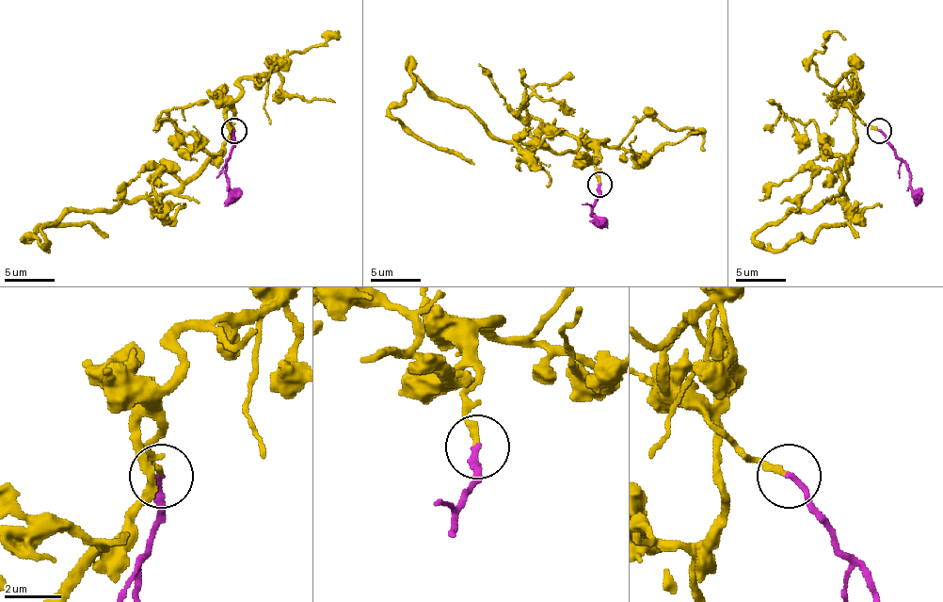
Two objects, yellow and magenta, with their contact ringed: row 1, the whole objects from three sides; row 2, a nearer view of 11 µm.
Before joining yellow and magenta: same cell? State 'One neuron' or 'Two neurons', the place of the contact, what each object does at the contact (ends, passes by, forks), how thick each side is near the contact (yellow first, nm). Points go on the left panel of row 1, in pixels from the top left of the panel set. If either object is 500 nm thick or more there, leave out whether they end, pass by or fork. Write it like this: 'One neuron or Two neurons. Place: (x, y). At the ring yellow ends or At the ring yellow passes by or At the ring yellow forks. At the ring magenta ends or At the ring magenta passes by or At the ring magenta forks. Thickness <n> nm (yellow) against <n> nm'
One neuron. Place: (234, 131). At the ring yellow ends. At the ring magenta ends. Thickness 240 nm (yellow) against 220 nm

